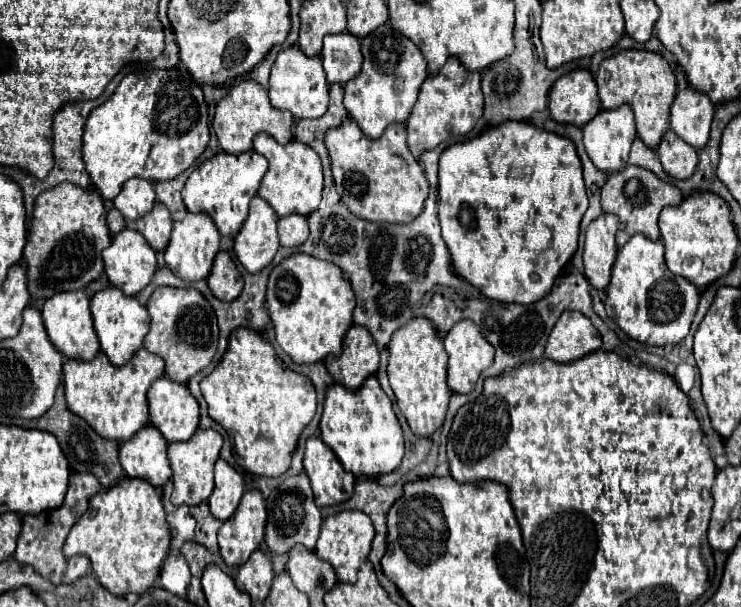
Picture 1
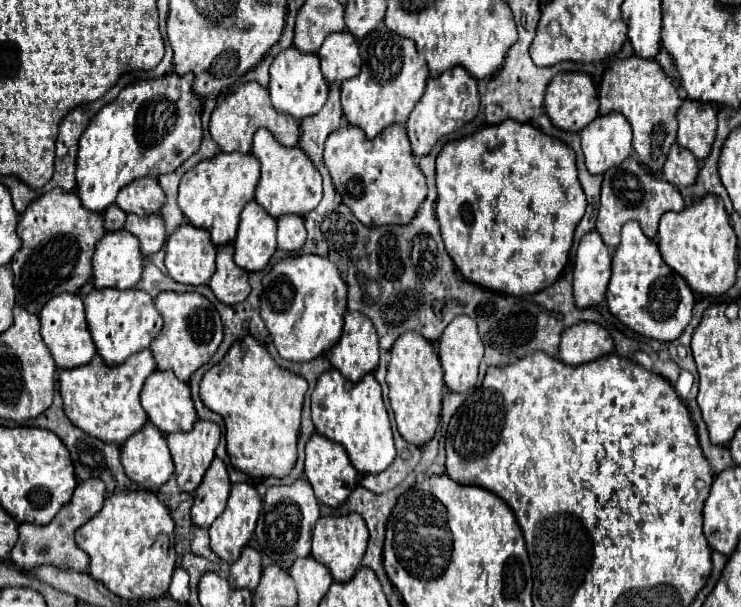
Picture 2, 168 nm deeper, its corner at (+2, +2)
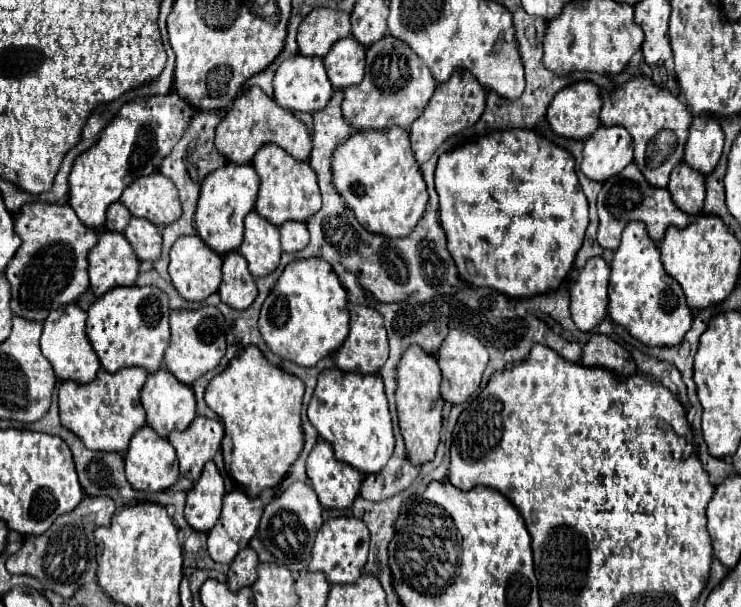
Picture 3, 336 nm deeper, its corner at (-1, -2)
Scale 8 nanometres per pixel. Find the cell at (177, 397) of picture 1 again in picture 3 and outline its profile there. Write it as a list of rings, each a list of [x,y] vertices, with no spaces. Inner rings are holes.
[[[159,369],[151,373],[141,389],[141,405],[147,413],[147,425],[157,431],[157,435],[167,437],[171,431],[183,431],[191,425],[195,419],[195,395],[193,389],[185,383],[181,383],[171,371]]]

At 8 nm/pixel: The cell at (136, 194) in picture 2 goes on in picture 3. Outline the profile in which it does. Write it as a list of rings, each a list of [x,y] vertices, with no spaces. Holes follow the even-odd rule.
[[[161,171],[135,179],[121,195],[121,203],[133,217],[143,217],[155,225],[171,225],[181,217],[179,193]]]

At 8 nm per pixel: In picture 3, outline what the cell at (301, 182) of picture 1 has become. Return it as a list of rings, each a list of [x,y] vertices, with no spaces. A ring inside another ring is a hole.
[[[269,143],[255,153],[253,167],[261,179],[255,211],[263,219],[279,227],[285,221],[307,221],[315,211],[319,211],[321,205],[319,185],[315,179],[315,171],[311,171],[309,163],[297,161],[291,155],[287,155],[281,147]]]

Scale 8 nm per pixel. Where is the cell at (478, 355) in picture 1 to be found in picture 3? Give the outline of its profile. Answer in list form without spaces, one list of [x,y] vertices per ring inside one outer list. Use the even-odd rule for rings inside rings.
[[[453,329],[443,339],[443,343],[437,351],[437,361],[439,361],[439,367],[443,371],[441,397],[443,397],[443,401],[449,401],[455,405],[455,403],[467,401],[467,397],[479,389],[481,375],[483,375],[487,361],[489,361],[489,353],[487,353],[487,347],[479,339],[475,339],[471,333],[461,331],[461,329]]]

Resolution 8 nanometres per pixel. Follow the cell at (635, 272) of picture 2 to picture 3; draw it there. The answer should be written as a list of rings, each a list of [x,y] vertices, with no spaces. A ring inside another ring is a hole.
[[[631,221],[625,227],[621,245],[611,261],[609,315],[643,345],[679,345],[691,327],[693,315],[683,299],[683,291],[679,283],[665,273],[659,249],[649,239],[645,223],[641,221]]]

